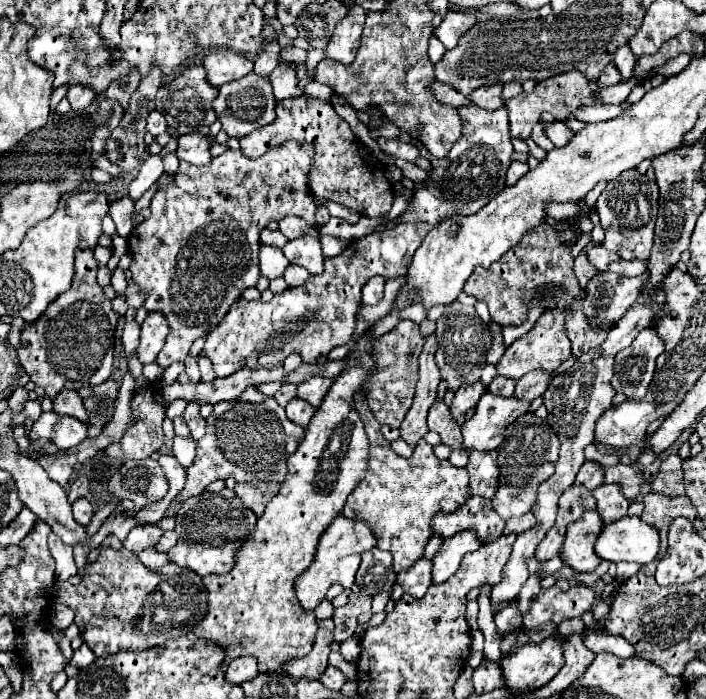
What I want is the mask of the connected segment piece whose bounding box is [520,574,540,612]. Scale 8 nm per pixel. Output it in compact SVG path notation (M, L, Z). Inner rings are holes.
M532 574L530 580L524 584L524 588L520 590L522 612L528 610L528 600L532 600L532 596L536 596L536 592L540 592L540 576L538 576L538 574Z

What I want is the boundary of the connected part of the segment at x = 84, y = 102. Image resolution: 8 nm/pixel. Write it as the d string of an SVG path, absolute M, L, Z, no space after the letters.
M72 86L68 88L68 102L72 106L72 110L84 110L86 106L90 106L96 98L96 94L92 92L92 88L86 86Z

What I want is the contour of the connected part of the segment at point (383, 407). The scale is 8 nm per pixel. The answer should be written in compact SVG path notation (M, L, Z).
M402 320L394 330L380 336L374 344L376 372L366 382L366 398L372 414L380 424L390 428L400 428L408 408L412 406L414 388L418 382L418 356L424 346L424 336L420 334L418 324L412 320Z

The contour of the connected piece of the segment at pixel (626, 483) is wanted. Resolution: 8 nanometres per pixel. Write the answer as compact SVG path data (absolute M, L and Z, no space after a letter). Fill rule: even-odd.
M616 464L612 468L604 468L604 482L618 482L622 484L622 492L624 496L628 496L628 500L634 500L640 496L642 484L646 482L642 470L634 468L632 464L624 466L624 464Z

